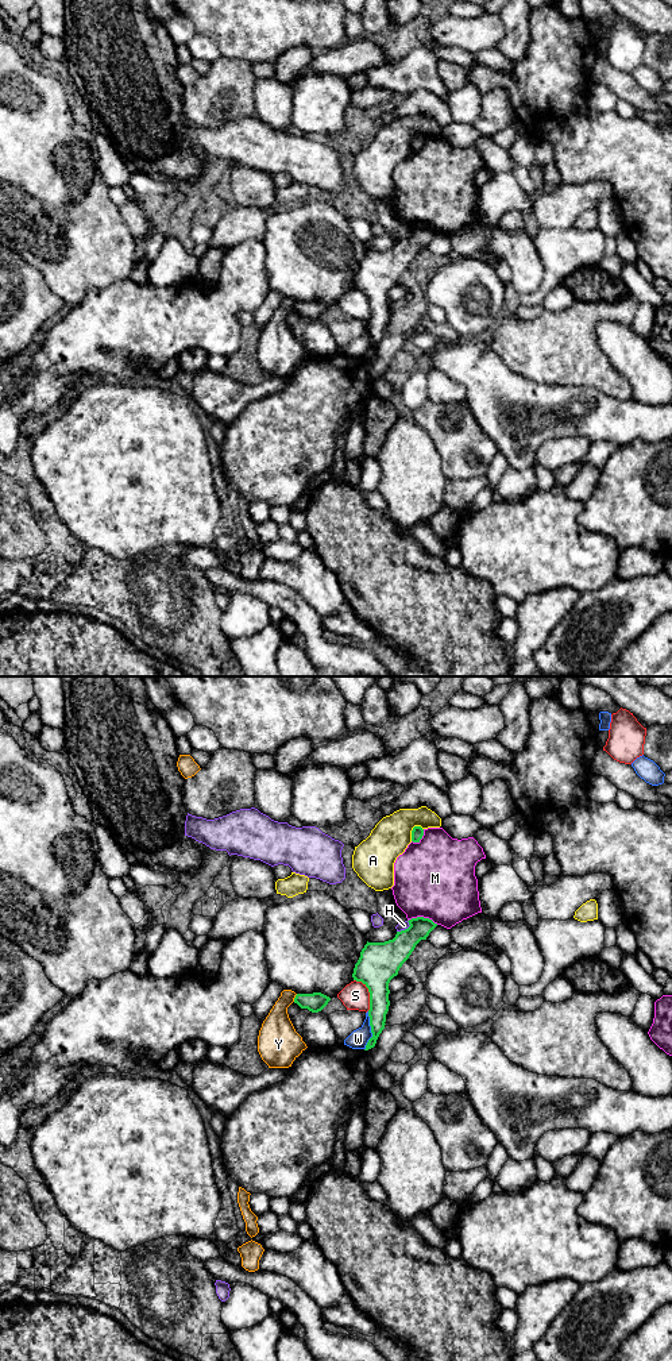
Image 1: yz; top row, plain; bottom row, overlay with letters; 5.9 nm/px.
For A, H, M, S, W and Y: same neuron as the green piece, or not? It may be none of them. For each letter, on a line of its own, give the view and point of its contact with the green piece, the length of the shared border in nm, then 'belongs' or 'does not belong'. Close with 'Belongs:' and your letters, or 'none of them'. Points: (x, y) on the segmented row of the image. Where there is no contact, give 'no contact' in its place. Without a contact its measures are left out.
A: meets green in yz at (412, 831); contact 110 nm long; does not belong
H: meets green in yz at (405, 929); contact 100 nm long; does not belong
M: meets green in yz at (423, 917); contact 190 nm long; does not belong
S: meets green in yz at (369, 991); contact 220 nm long; does not belong
W: meets green in yz at (371, 1030); contact 240 nm long; does not belong
Y: meets green in yz at (294, 998); contact 50 nm long; does not belong
Belongs: none of them

